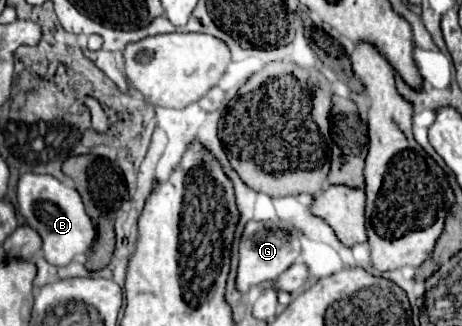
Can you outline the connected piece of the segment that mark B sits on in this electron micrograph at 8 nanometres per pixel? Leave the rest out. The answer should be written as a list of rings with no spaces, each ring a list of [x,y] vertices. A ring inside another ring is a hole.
[[[26,172],[18,178],[16,210],[30,228],[36,228],[42,238],[44,258],[54,266],[70,264],[76,254],[84,254],[94,242],[96,232],[84,210],[80,194],[76,192],[76,188],[56,180],[50,174]]]

